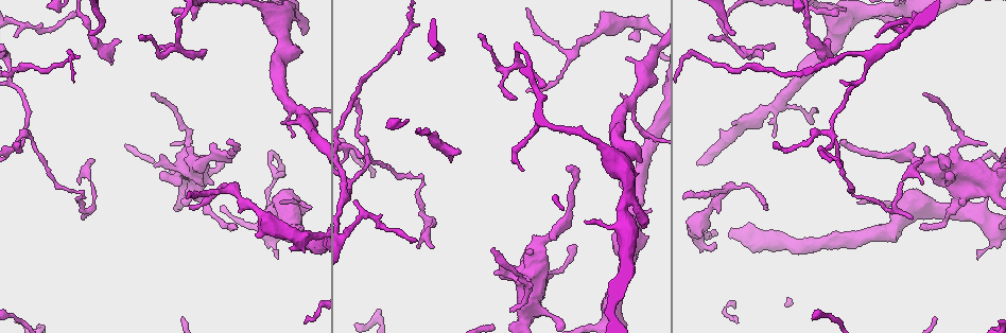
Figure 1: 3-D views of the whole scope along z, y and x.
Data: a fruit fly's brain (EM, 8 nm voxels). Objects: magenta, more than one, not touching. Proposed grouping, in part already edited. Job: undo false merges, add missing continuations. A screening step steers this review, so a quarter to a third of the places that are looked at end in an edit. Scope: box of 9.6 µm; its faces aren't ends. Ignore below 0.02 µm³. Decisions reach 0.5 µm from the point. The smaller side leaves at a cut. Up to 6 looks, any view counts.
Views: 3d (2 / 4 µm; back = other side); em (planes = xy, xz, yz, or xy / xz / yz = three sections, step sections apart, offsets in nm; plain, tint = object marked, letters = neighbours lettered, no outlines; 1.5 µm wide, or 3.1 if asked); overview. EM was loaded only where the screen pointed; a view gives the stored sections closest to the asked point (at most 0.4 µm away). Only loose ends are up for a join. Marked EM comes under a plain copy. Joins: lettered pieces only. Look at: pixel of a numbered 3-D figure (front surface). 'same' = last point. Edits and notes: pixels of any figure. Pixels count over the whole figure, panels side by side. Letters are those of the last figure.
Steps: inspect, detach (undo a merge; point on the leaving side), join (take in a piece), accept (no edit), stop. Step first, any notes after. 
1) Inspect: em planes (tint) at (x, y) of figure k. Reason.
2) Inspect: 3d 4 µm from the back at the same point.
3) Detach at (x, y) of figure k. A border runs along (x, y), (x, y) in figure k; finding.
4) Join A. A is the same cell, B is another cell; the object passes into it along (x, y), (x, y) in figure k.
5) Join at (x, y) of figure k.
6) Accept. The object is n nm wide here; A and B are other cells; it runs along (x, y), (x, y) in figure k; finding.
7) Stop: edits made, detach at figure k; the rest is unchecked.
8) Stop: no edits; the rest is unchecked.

Inspect: em planes (tint) at (430, 246) of figure 1. Thin end.

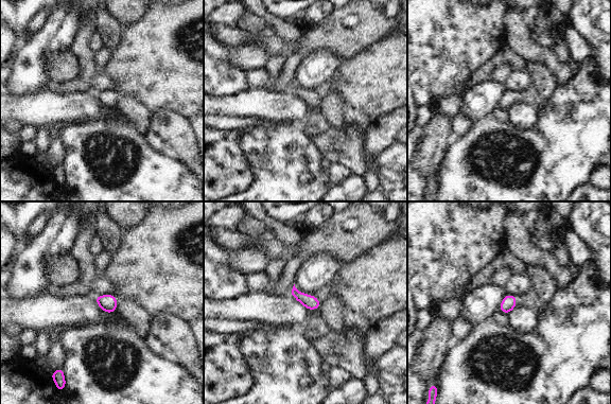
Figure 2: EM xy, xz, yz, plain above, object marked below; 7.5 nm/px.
Inspect: em planes (letters) at the same point.

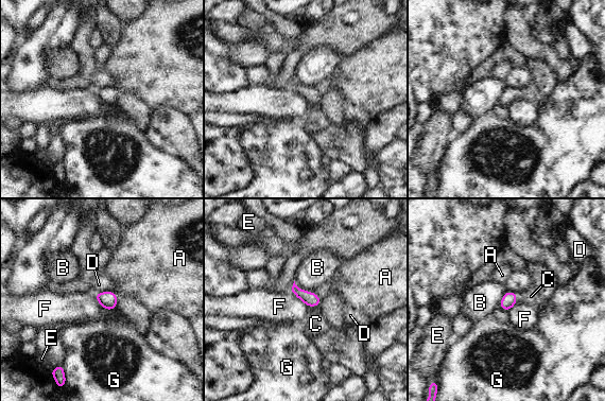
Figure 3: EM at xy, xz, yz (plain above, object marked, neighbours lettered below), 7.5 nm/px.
Join C. The longest contact is with F, 180 nm; C is the same cell, A, B, D, E, F and G are other cells; the cell continues.

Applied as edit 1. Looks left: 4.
Inspect: overview.

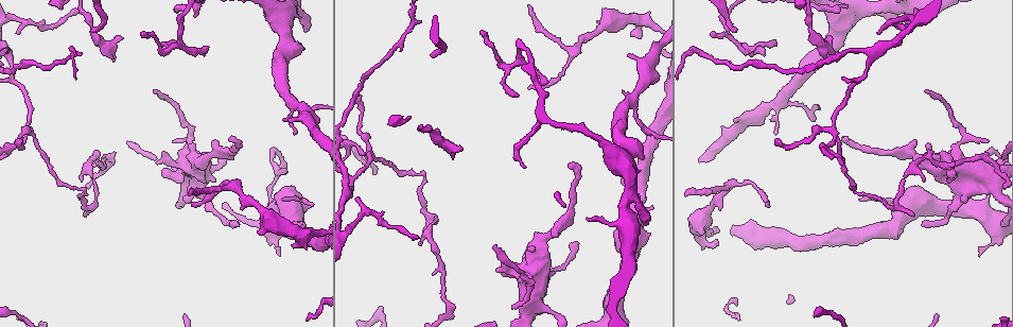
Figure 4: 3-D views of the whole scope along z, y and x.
Inspect: 3d 2 µm at (295, 132) of figure 4. Thin end.

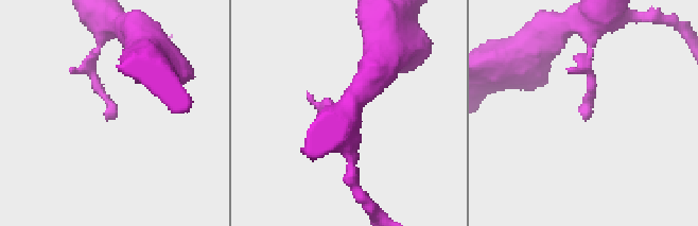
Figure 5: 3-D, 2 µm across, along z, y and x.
Inspect: em planes (letters) at (112, 117) of figure 5. Shape alone is not enough.

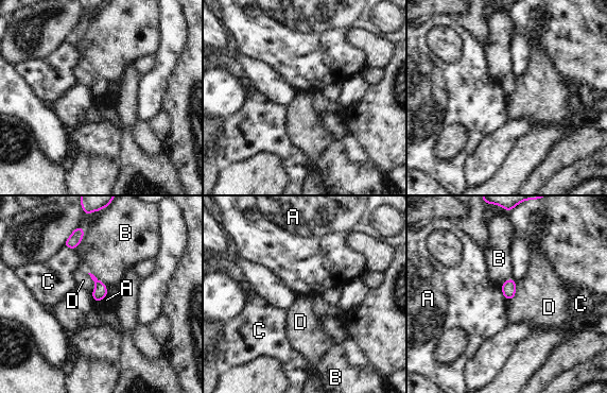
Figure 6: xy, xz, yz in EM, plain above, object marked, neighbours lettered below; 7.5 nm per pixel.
Accept. A, B, C and D are other cells; none of them fits.

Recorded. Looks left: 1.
Inspect: em planes (letters) at (543, 83) of figure 4. An open end.

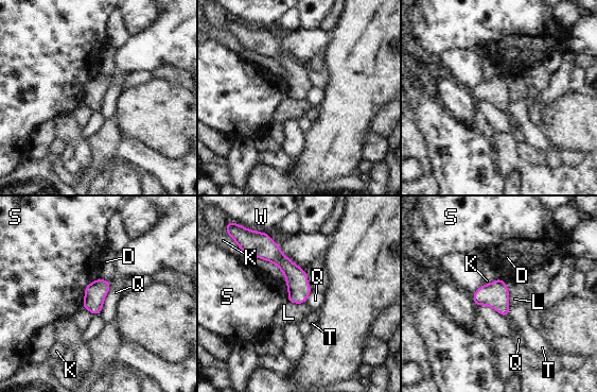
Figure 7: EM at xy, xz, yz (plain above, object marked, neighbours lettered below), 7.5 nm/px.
Accept. D, K, L, Q, S, T and W are other cells; it runs along (266, 241), (295, 275), (301, 301) in figure 7; no lettered piece goes on from it.

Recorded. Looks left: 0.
Stop: edits made, join at figure 3; the rest is unchecked.

